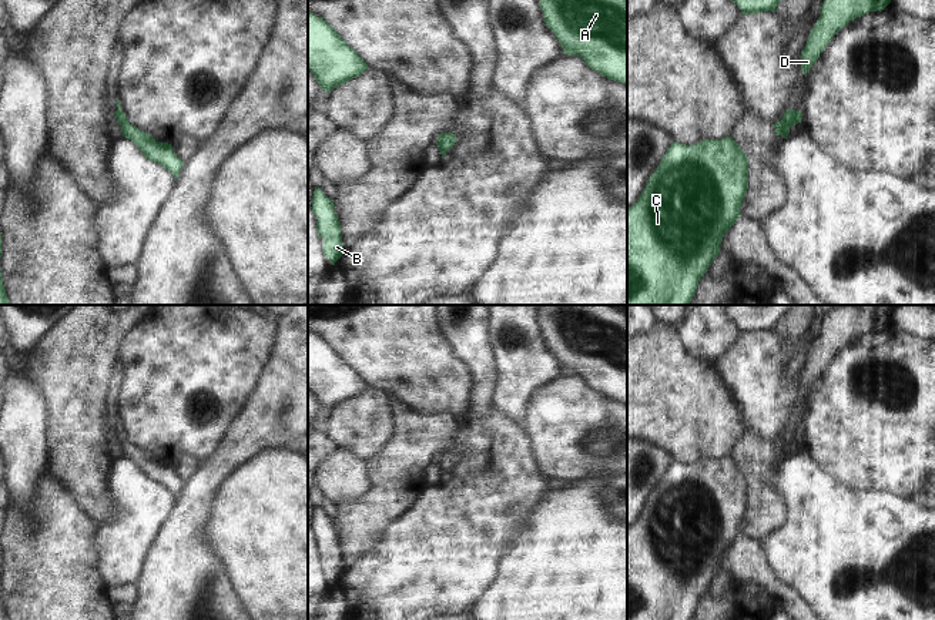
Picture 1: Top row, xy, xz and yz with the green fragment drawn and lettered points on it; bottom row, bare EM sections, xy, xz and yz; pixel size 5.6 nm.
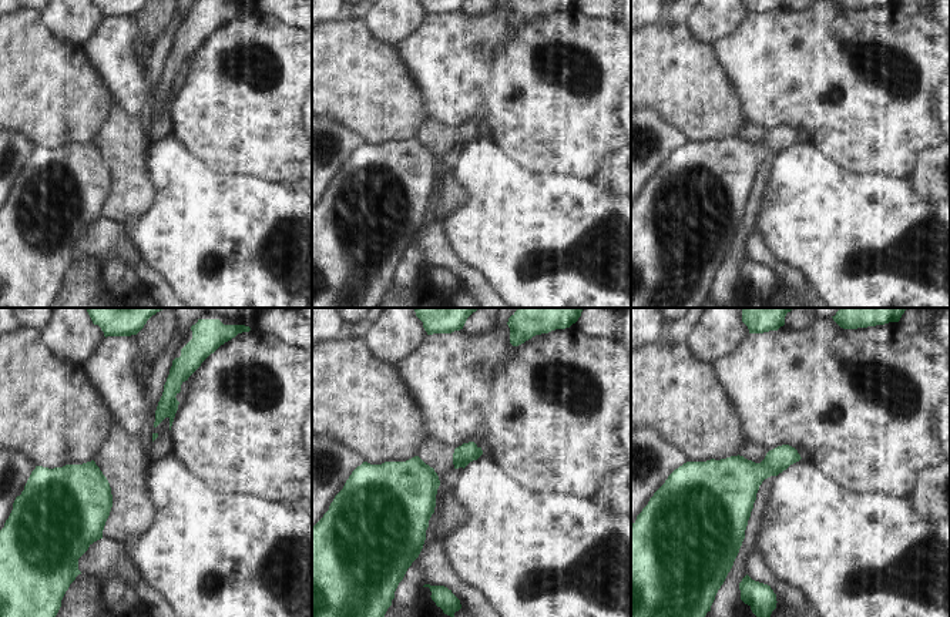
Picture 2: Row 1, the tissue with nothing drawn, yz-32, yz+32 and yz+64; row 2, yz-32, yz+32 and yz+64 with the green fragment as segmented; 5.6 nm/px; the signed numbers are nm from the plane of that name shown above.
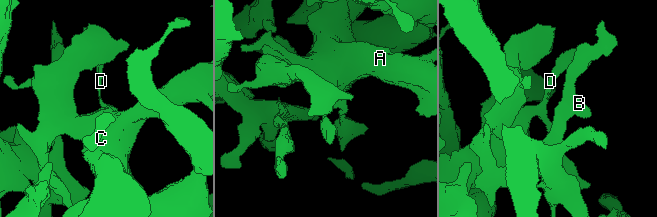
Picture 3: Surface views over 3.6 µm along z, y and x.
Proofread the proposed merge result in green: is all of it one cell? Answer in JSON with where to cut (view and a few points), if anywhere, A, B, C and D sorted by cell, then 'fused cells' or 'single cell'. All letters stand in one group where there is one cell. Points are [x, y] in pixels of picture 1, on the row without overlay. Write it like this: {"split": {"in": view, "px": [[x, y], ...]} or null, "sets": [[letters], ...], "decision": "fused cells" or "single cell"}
{"split": null, "sets": [["A", "B", "C", "D"]], "decision": "single cell"}

